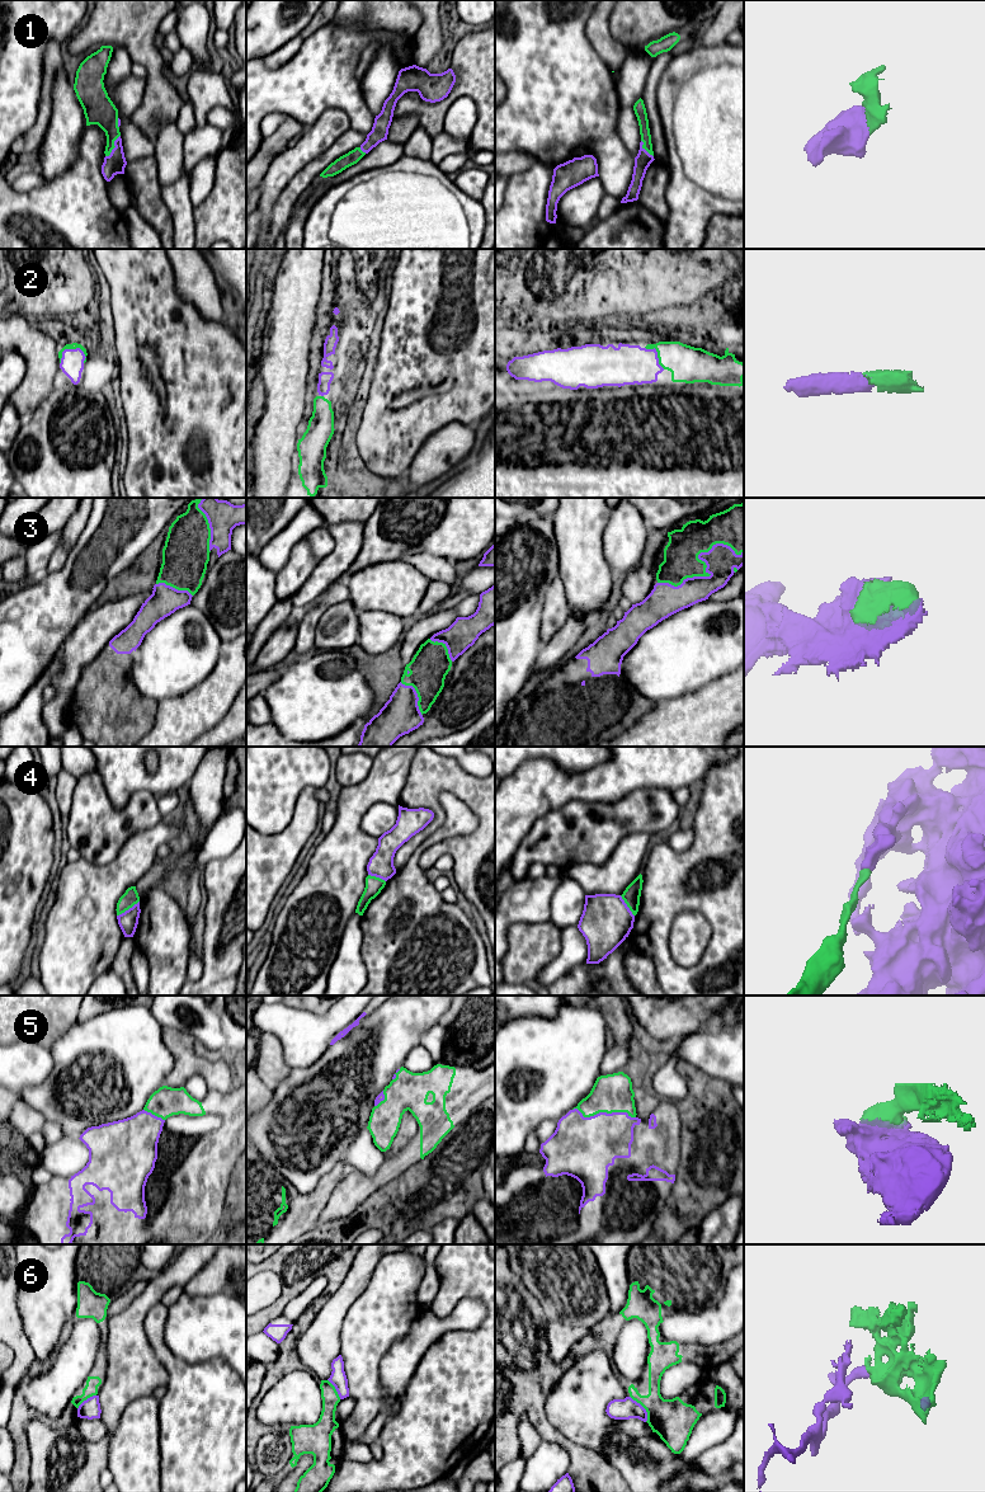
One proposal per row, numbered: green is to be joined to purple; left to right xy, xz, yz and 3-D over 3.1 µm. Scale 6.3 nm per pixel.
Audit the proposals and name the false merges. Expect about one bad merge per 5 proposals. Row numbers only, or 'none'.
4, 6

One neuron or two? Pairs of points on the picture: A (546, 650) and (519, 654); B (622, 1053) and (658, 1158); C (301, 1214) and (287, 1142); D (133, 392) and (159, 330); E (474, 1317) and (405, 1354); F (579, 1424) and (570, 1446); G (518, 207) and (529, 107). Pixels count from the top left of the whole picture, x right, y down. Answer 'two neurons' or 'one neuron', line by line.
A: two neurons
B: one neuron
C: two neurons
D: one neuron
E: one neuron
F: two neurons
G: two neurons

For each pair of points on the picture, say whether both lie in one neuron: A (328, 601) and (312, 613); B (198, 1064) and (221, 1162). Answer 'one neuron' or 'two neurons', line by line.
A: one neuron
B: one neuron

